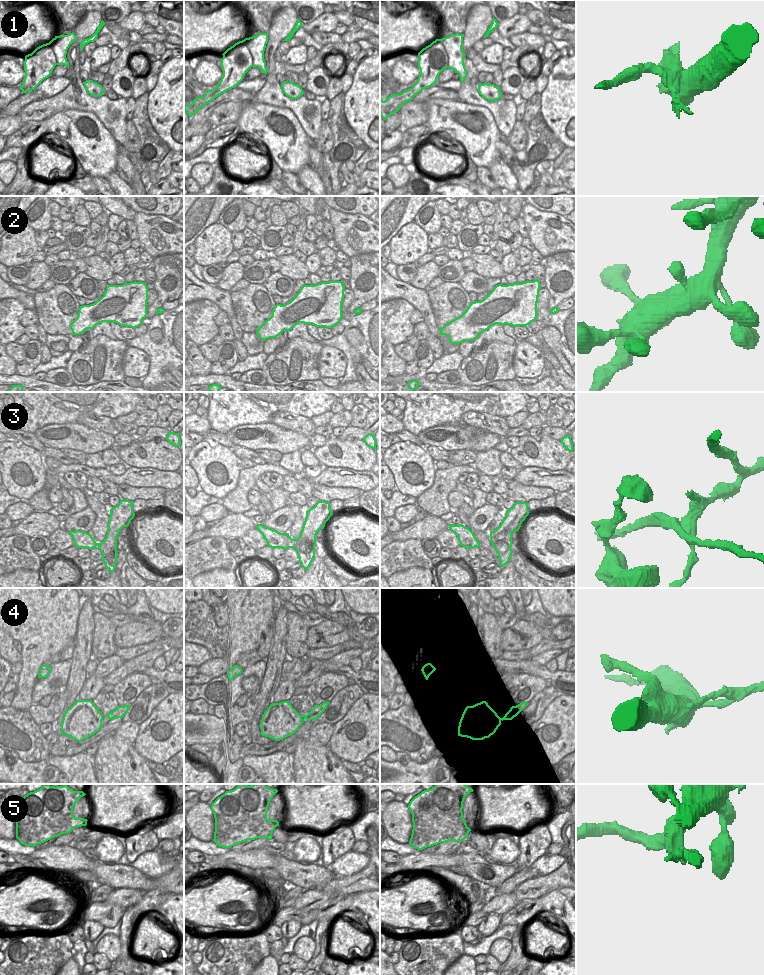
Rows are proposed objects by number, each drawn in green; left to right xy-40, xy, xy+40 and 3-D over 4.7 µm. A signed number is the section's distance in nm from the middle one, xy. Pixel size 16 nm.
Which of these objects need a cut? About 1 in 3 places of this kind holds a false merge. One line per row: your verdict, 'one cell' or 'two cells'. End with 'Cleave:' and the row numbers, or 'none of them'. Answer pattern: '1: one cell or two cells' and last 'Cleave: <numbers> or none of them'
1: two cells
2: one cell
3: two cells
4: one cell
5: two cells
Cleave: 1, 3, 5

